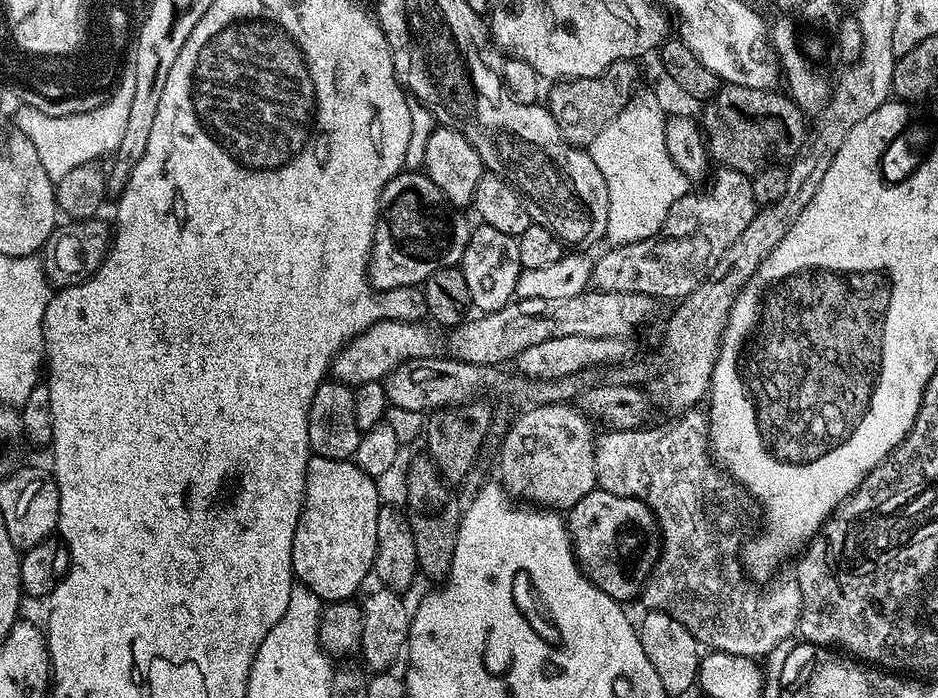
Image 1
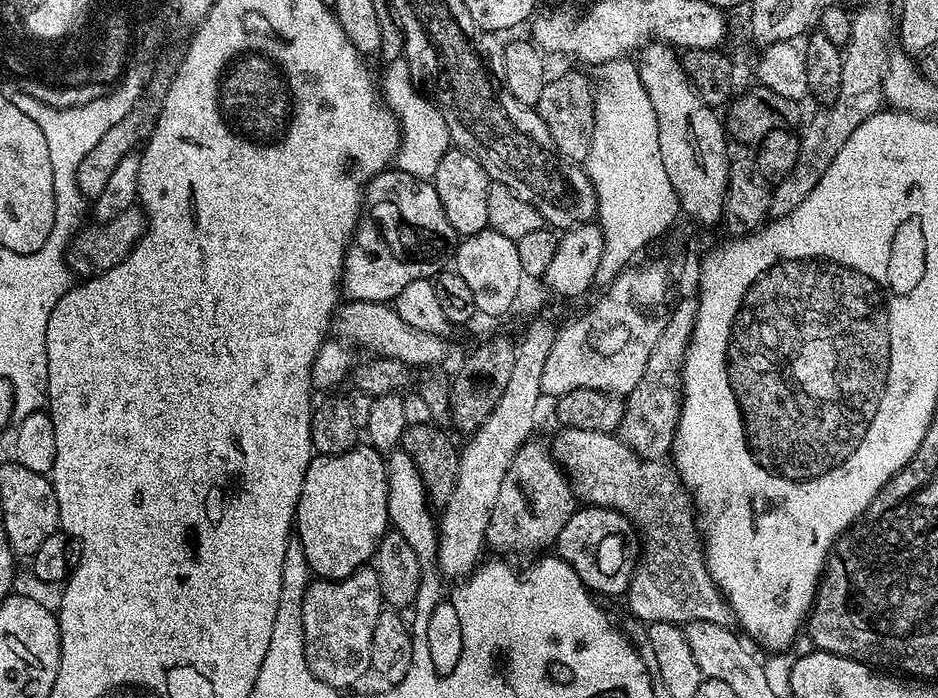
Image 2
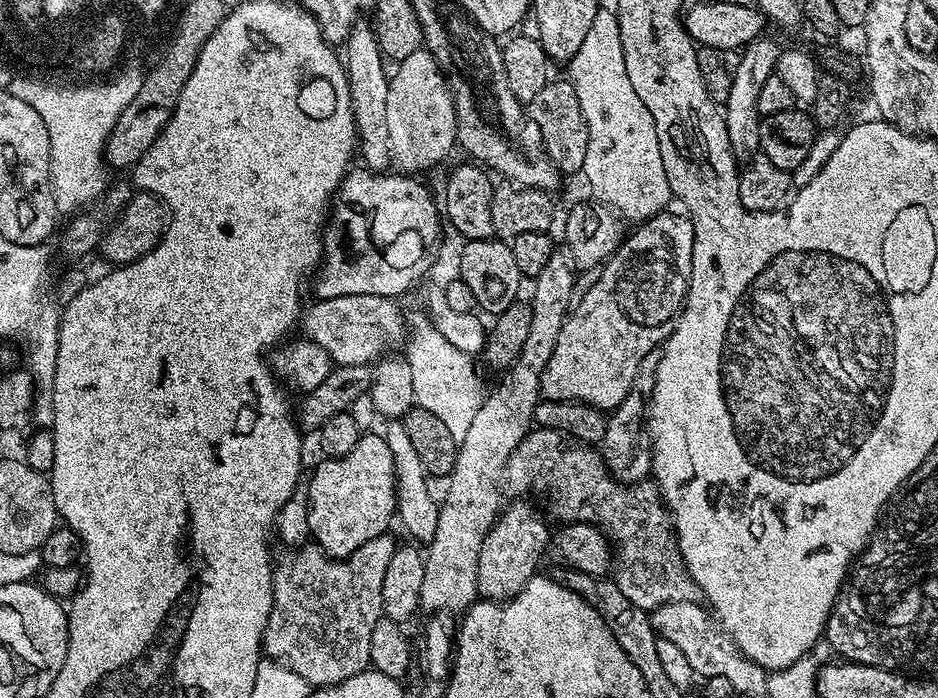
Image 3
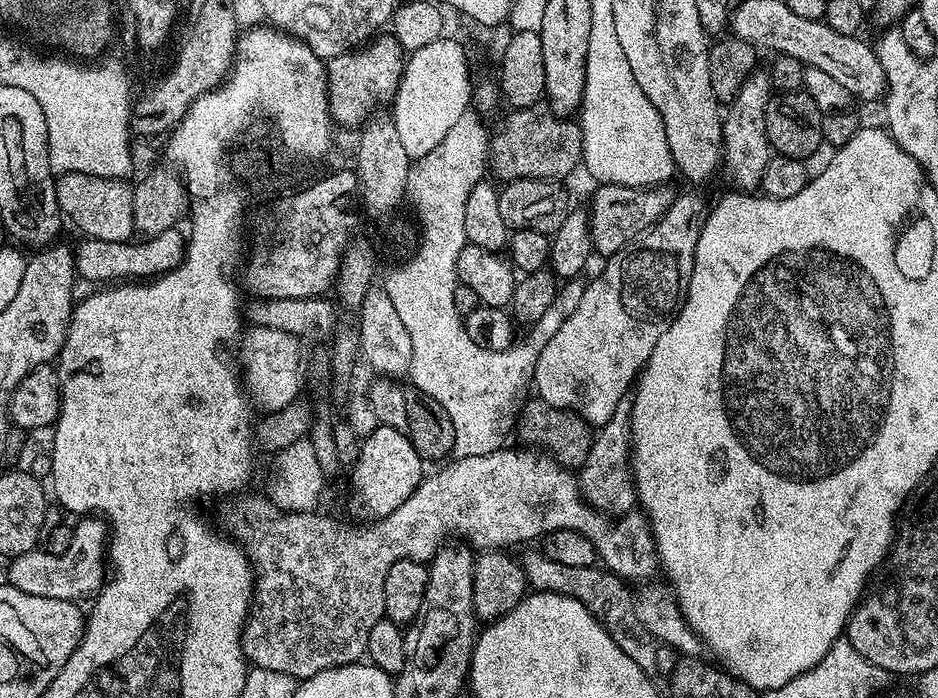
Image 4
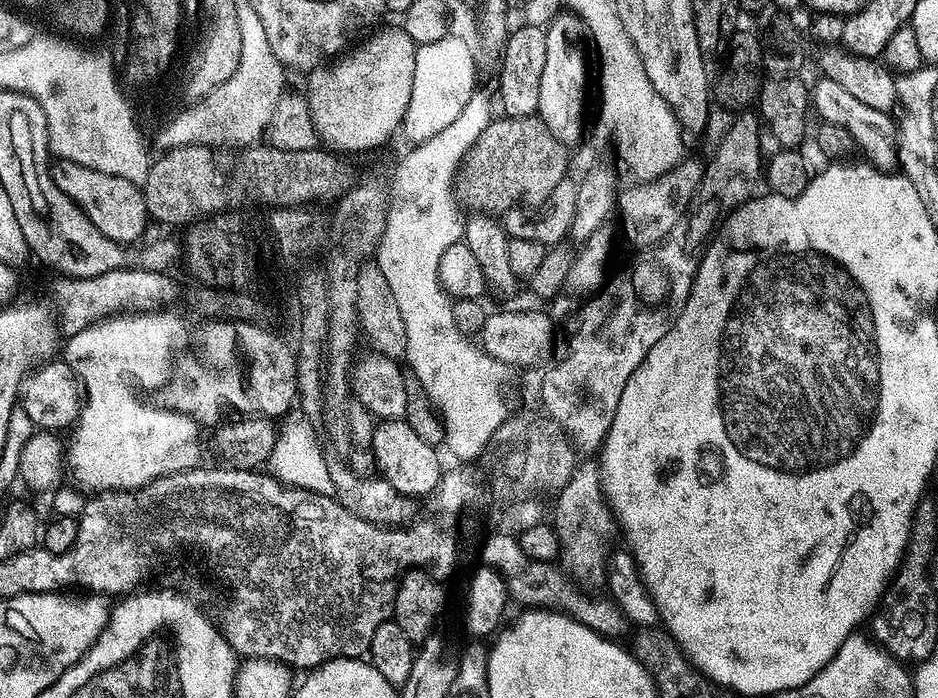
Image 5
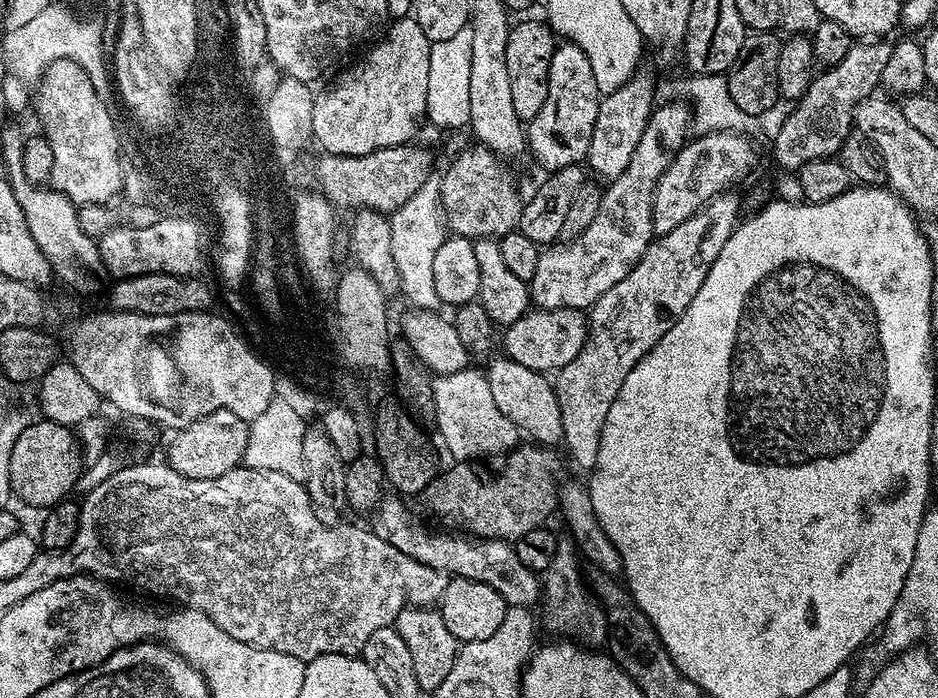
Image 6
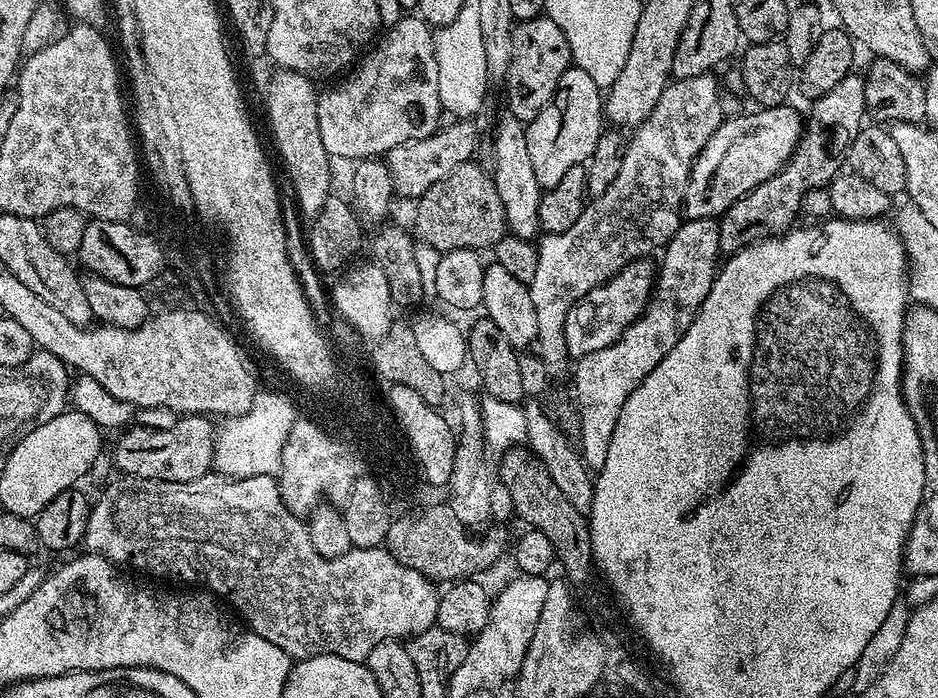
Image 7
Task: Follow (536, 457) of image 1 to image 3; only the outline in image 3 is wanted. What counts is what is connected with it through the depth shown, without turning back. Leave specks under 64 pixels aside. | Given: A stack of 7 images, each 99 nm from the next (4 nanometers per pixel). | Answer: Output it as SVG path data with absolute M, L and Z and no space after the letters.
M512 504L503 509L497 516L492 529L486 534L482 542L482 550L478 550L478 582L476 595L481 600L495 600L503 602L512 600L528 585L532 577L537 575L540 559L546 556L550 548L550 527L544 521L544 516L530 504Z

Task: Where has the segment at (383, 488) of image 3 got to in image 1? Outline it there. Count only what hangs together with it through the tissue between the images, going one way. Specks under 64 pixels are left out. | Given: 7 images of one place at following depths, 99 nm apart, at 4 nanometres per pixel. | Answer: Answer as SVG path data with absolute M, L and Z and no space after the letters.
M313 455L306 466L304 502L300 506L298 526L292 539L292 574L303 587L310 589L322 602L348 602L360 583L373 571L378 538L378 510L382 503L377 481L367 476L351 459L331 460Z

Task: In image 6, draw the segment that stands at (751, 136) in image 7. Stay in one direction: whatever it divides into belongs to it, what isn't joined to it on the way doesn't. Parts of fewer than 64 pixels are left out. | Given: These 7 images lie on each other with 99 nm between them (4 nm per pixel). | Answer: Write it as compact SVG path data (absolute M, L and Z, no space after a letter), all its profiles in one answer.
M736 132L708 133L689 139L673 156L656 187L652 203L653 233L656 236L670 234L674 226L682 226L686 218L693 216L715 196L746 179L748 171L756 164L756 148L752 144L755 143L748 136Z

